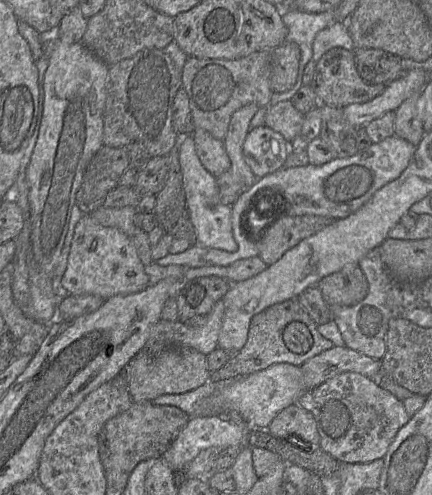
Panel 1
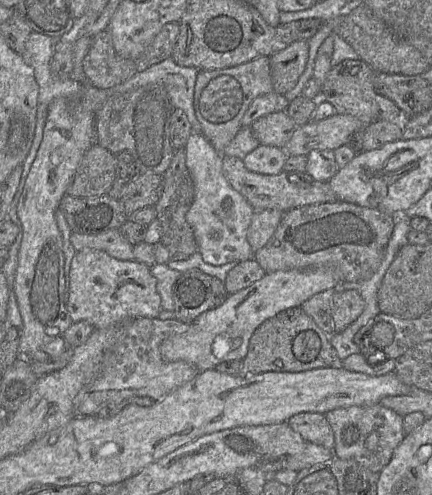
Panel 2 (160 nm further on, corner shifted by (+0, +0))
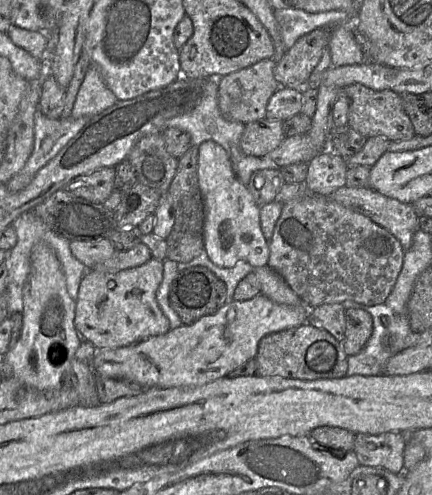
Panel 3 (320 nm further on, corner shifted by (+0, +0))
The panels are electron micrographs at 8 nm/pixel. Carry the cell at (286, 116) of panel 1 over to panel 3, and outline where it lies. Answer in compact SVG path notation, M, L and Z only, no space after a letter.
M264 118L245 125L240 146L246 155L263 157L278 148L285 138L283 121Z

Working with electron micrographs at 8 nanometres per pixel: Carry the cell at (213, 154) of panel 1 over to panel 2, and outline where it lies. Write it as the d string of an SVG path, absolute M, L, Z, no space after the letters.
M226 155L222 156L222 171L230 186L244 196L254 210L279 209L285 212L301 206L338 201L328 182L315 181L306 172L259 174L248 170L241 159Z

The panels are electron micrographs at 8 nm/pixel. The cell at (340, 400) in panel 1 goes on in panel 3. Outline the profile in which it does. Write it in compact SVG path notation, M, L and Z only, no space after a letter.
M386 432L378 435L356 433L353 451L361 465L382 467L401 474L404 469L406 435Z

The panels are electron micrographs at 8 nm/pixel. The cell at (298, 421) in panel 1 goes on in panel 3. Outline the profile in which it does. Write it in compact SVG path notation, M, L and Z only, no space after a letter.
M320 426L313 429L309 437L337 458L343 458L354 448L355 433L344 428Z

